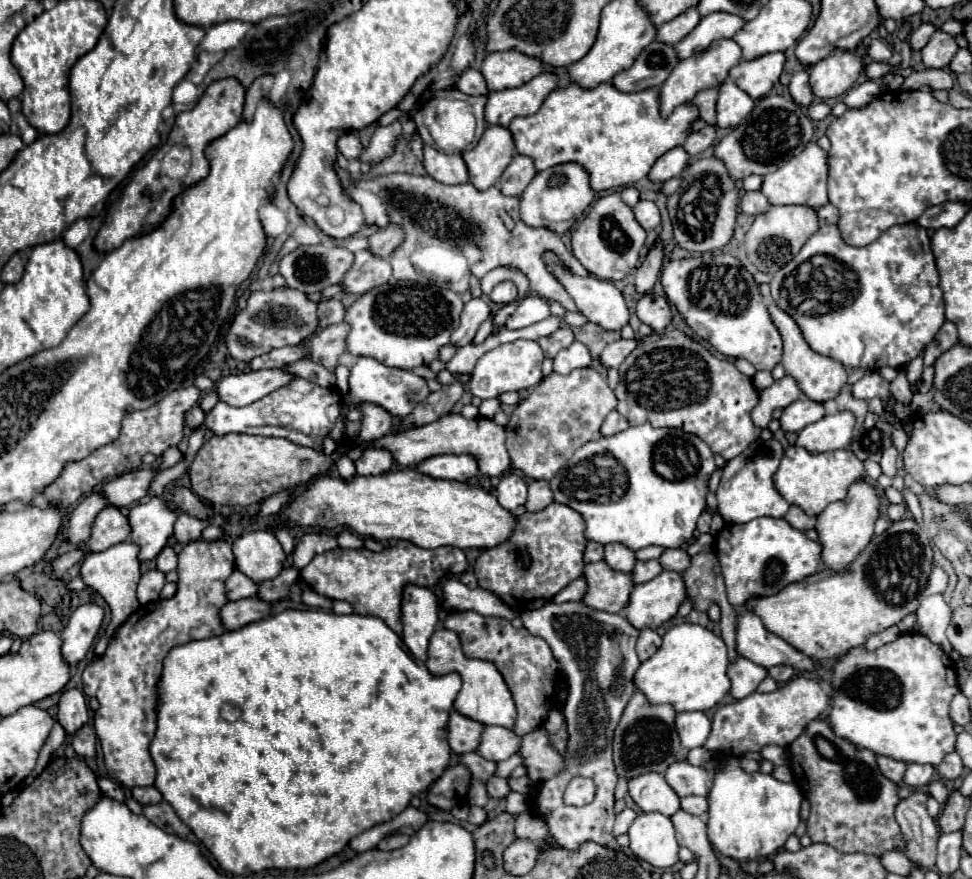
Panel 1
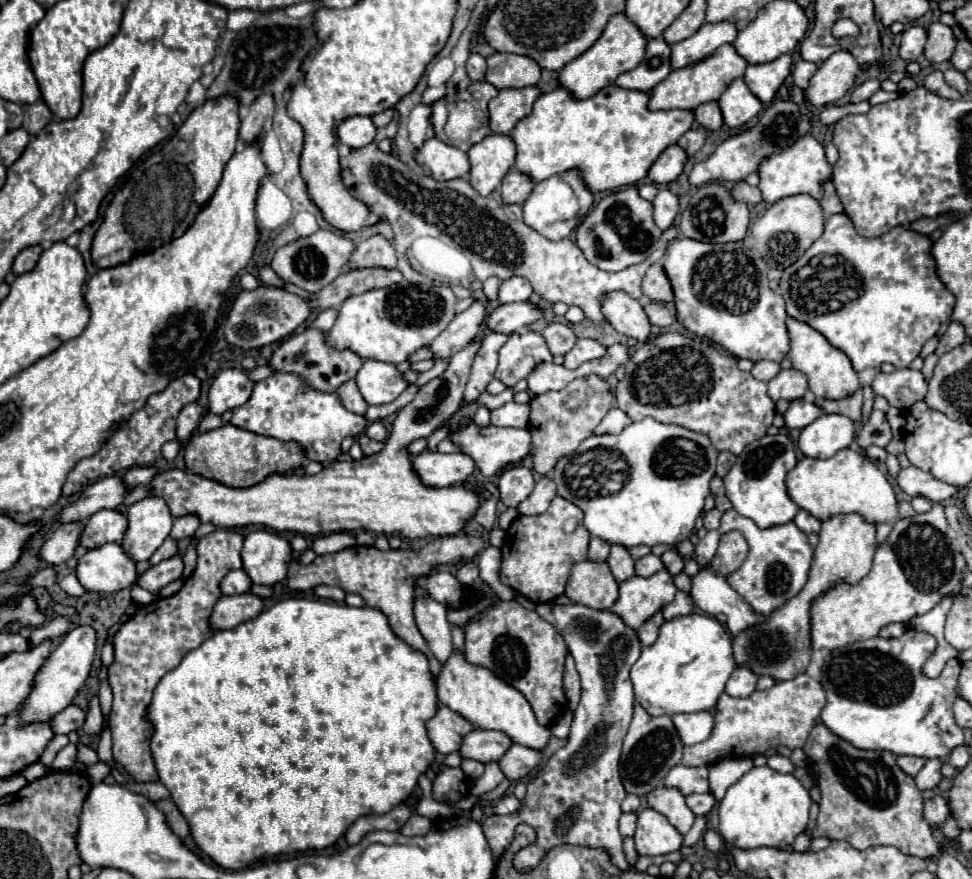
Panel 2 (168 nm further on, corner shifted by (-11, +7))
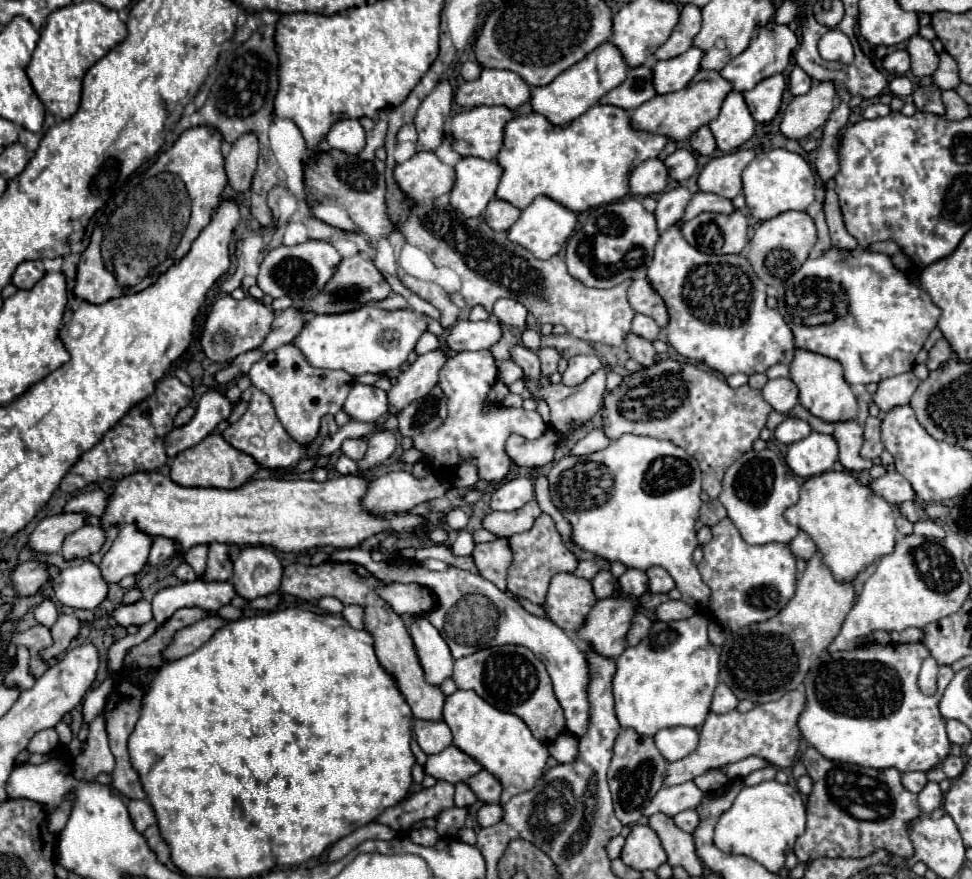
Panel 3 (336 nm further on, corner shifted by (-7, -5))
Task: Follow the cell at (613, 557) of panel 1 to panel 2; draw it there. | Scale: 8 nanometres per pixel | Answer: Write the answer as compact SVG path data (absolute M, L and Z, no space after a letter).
M613 544L611 546L611 554L607 558L607 564L609 564L609 568L613 570L613 576L619 582L629 580L631 576L635 576L635 558L621 544Z

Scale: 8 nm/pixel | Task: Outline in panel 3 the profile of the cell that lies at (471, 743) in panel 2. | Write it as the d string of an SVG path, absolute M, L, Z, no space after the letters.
M447 746L443 752L427 756L423 770L425 770L425 774L433 776L435 780L445 780L449 784L457 784L457 782L463 782L465 778L471 778L473 774L477 774L481 770L481 766L473 758L463 754L457 746Z

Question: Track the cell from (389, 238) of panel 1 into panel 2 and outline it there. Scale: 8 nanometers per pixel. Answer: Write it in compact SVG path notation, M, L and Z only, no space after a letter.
M381 234L361 240L357 244L357 250L353 252L353 258L349 260L349 268L365 268L365 266L395 268L397 266L397 252L393 248L393 242Z

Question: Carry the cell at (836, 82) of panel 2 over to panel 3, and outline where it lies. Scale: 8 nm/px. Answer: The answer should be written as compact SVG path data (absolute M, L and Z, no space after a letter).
M813 82L811 90L807 94L795 96L791 100L791 104L787 106L787 110L783 114L783 120L779 124L781 134L785 138L791 138L791 140L803 140L803 138L807 138L811 132L815 132L817 128L821 128L827 122L831 110L835 108L835 102L837 102L835 98L837 98L837 92L833 90L833 82Z

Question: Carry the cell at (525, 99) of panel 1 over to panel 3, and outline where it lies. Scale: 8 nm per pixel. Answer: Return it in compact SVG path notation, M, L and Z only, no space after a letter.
M479 106L459 112L451 118L447 134L451 148L461 156L495 160L503 146L503 128L511 118L513 114L505 106Z

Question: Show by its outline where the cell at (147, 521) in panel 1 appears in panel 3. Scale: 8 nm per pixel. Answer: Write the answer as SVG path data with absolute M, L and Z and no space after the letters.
M133 524L121 526L109 552L105 552L99 562L103 580L115 584L129 574L139 574L149 558L149 542L151 538L141 534Z

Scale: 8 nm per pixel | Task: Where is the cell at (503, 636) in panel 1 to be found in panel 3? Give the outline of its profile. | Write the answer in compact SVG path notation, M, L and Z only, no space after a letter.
M523 646L485 648L481 652L455 660L453 682L459 690L473 690L493 708L519 716L529 726L533 736L543 744L551 744L561 732L565 732L563 708L555 698L545 664L539 662L535 654Z

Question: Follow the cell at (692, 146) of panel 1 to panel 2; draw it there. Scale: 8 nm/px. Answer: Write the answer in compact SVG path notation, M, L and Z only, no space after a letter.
M695 128L695 130L685 132L685 134L679 138L677 144L679 144L681 148L685 148L689 156L693 156L693 154L703 146L705 138L707 138L707 130L705 130L705 128Z

